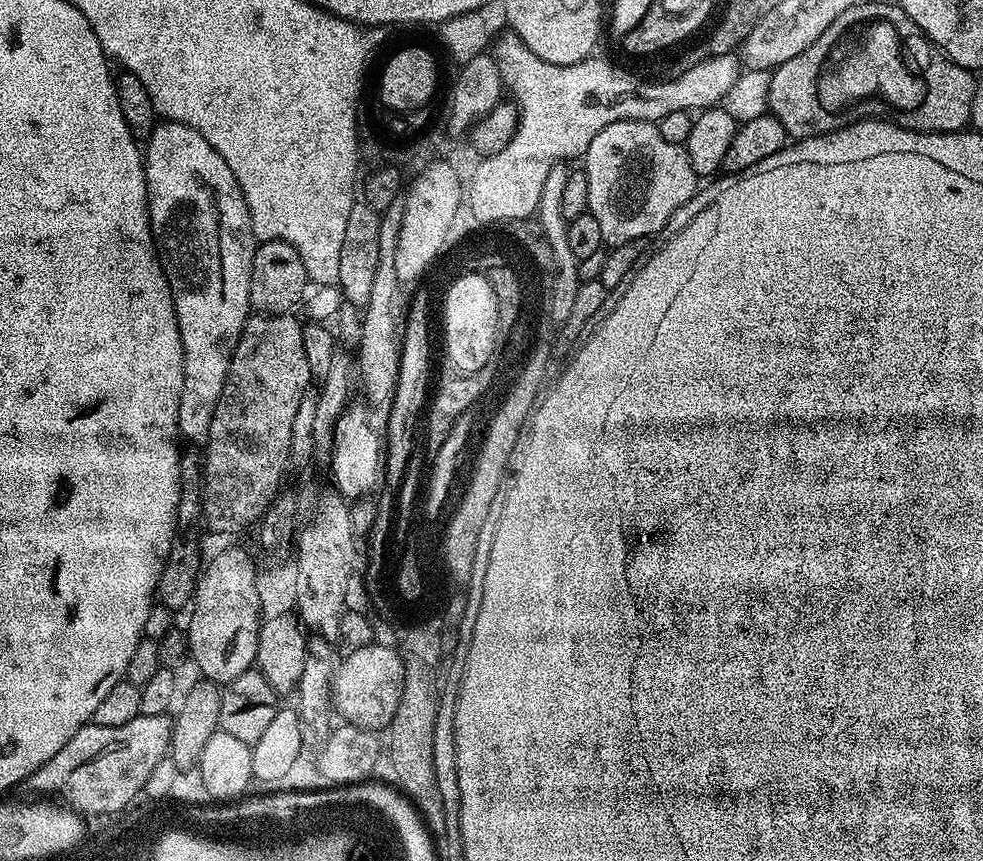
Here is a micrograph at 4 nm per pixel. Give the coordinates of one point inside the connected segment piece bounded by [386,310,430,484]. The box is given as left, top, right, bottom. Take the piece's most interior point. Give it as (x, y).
(409, 395)

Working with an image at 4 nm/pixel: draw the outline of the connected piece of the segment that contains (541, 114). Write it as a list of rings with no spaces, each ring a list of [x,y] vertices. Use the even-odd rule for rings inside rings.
[[[507,28],[504,29],[493,40],[490,48],[490,55],[495,58],[495,65],[498,66],[499,76],[503,78],[509,93],[514,94],[515,105],[517,106],[517,121],[514,133],[510,142],[503,148],[502,154],[514,155],[518,157],[516,162],[512,162],[510,174],[514,180],[518,180],[524,190],[528,190],[530,196],[530,186],[536,192],[542,184],[550,170],[561,159],[583,157],[588,151],[590,142],[596,134],[600,133],[606,126],[610,126],[619,120],[647,120],[658,122],[666,118],[666,114],[672,114],[674,110],[703,110],[719,105],[724,99],[724,95],[732,89],[734,82],[738,82],[742,75],[742,60],[736,52],[727,52],[717,56],[705,55],[704,60],[697,64],[692,64],[681,76],[676,76],[673,80],[639,80],[636,76],[631,76],[628,72],[623,72],[620,68],[615,68],[610,61],[591,56],[580,63],[558,64],[546,62],[540,58],[518,37],[518,34]]]

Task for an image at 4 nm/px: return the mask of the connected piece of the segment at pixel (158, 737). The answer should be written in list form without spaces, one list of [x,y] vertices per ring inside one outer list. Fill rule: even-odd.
[[[167,715],[139,716],[134,722],[126,722],[126,726],[98,726],[89,722],[50,762],[28,777],[26,788],[40,798],[62,798],[73,812],[89,817],[123,813],[136,800],[135,796],[147,789],[154,766],[169,755],[172,728],[173,721]]]

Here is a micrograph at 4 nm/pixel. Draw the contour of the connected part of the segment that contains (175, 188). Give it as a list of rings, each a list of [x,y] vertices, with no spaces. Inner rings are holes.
[[[176,120],[157,123],[142,155],[152,238],[172,291],[184,351],[179,435],[204,446],[226,382],[228,360],[250,315],[248,291],[258,241],[230,166],[198,130]]]

